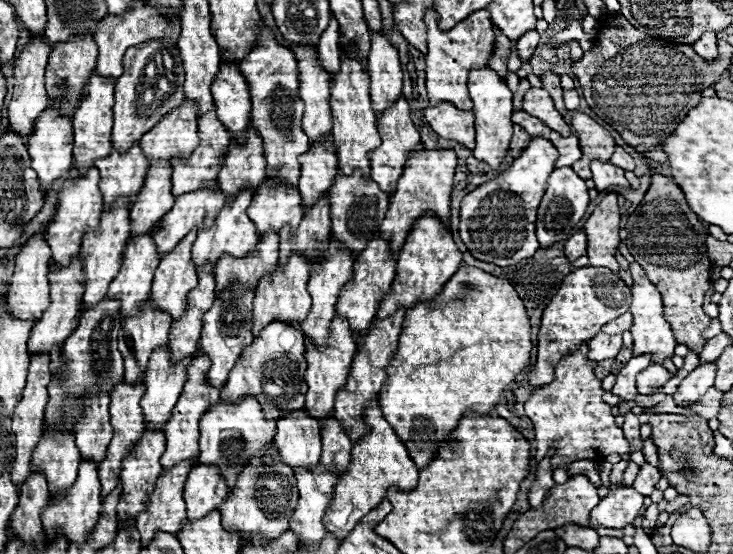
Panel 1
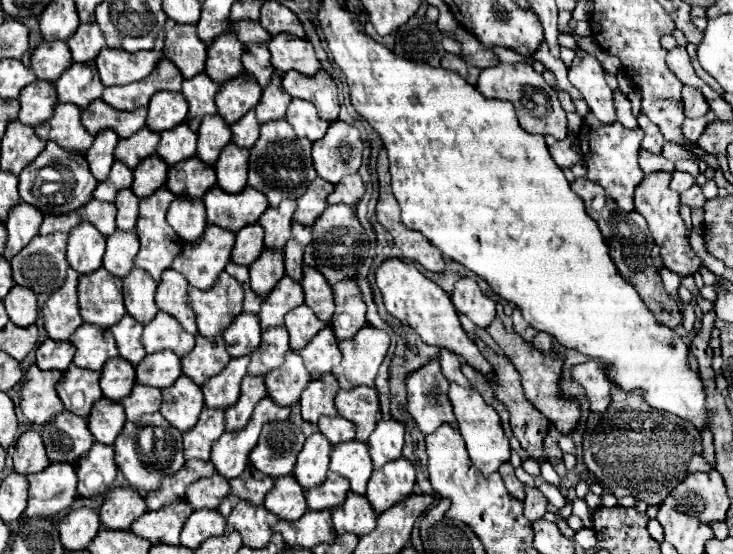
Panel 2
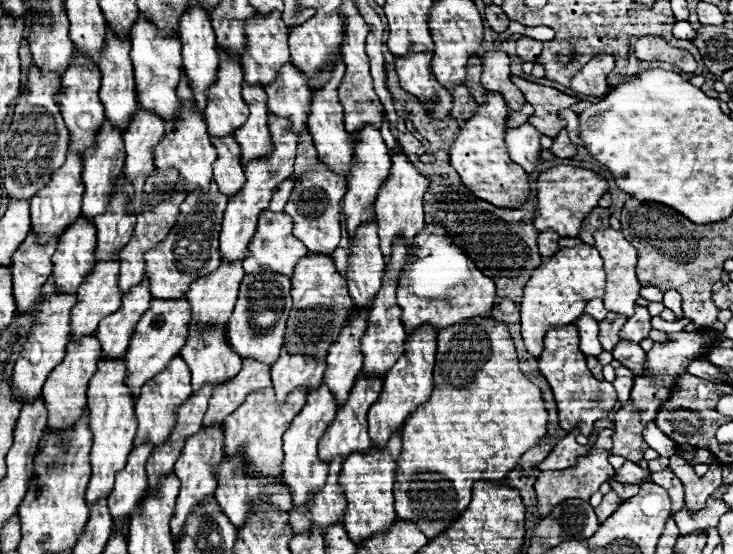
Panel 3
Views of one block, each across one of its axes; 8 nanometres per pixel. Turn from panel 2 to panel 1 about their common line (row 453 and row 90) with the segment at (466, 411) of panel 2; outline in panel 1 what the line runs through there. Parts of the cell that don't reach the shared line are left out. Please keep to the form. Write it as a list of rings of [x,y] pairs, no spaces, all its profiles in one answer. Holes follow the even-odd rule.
[[[488,66],[472,70],[472,74],[468,76],[468,92],[474,104],[474,116],[476,116],[474,156],[478,160],[488,162],[492,168],[498,168],[510,148],[510,138],[512,138],[512,92],[508,90],[506,82]]]

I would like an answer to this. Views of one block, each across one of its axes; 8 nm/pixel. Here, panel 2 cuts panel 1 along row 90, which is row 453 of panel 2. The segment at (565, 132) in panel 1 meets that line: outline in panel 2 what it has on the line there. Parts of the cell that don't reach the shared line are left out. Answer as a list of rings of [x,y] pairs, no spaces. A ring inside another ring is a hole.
[[[476,340],[476,344],[478,344],[480,352],[484,352],[484,358],[494,366],[496,382],[490,380],[490,384],[492,384],[492,388],[494,388],[494,392],[496,392],[496,398],[498,398],[500,402],[504,402],[506,408],[508,408],[508,412],[510,412],[510,428],[512,428],[514,436],[520,440],[520,444],[522,444],[522,448],[526,450],[528,458],[532,458],[532,460],[536,460],[536,462],[546,462],[546,452],[544,452],[542,446],[544,446],[544,436],[548,434],[548,428],[550,428],[552,422],[550,422],[542,412],[538,412],[538,410],[532,406],[532,402],[524,396],[524,388],[522,388],[522,384],[520,384],[520,374],[516,372],[514,364],[512,364],[508,358],[500,356],[500,354],[492,354],[492,350],[490,350],[482,340]]]

